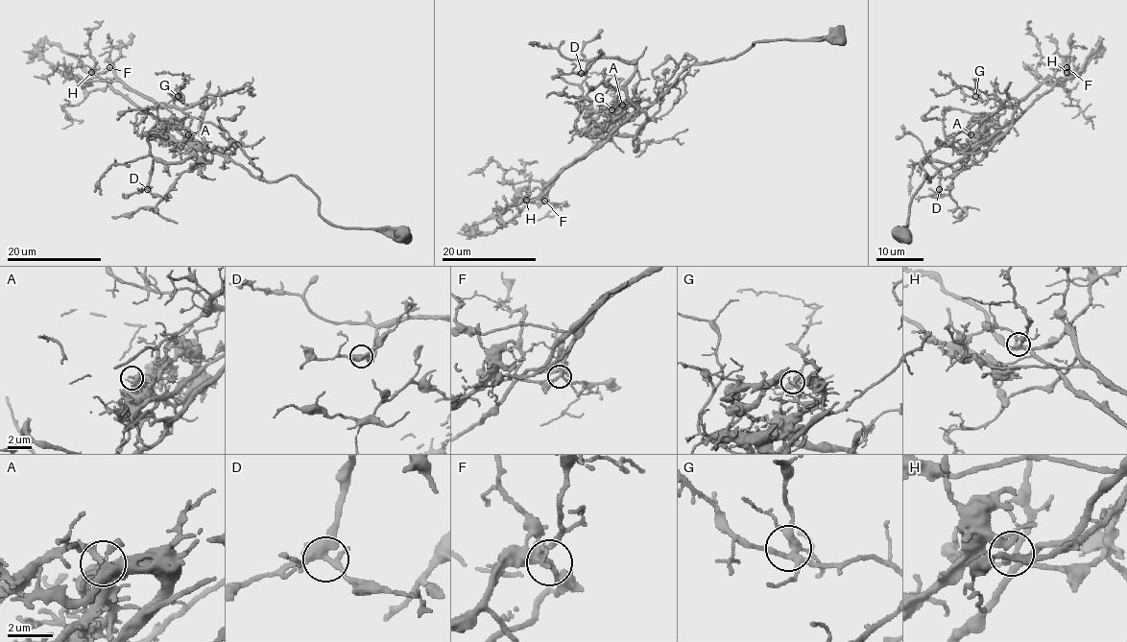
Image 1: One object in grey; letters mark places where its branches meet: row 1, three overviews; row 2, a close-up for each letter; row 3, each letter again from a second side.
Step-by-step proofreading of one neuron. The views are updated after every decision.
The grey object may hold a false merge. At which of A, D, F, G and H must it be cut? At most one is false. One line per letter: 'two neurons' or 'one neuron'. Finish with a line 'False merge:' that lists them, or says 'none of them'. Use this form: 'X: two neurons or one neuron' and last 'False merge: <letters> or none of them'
A: one neuron
D: one neuron
F: two neurons
G: one neuron
H: one neuron
False merge: F

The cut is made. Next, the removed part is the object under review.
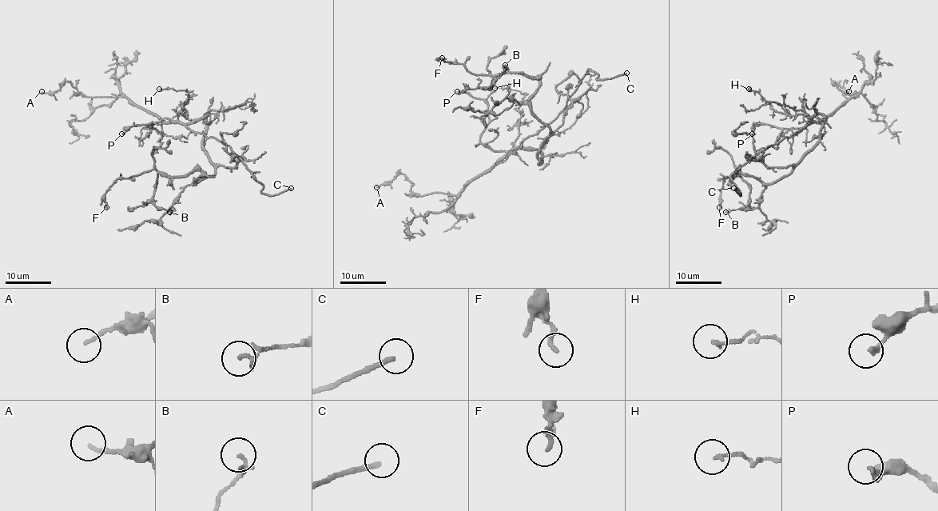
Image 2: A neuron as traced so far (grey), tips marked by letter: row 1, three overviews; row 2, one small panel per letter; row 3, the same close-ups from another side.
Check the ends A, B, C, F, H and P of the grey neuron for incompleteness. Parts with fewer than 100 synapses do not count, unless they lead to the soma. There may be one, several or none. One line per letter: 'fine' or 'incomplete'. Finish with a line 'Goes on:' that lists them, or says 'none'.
A: fine
B: fine
C: incomplete
F: fine
H: fine
P: fine
Goes on: C

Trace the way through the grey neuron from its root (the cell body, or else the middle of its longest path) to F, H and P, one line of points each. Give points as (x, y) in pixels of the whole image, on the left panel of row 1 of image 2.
F: (205, 135), (212, 175), (195, 183), (200, 170), (150, 169), (118, 178), (106, 207)
H: (205, 135), (206, 114), (187, 123), (177, 119), (185, 112), (182, 103), (189, 93), (159, 89)
P: (205, 135), (206, 114), (187, 123), (163, 117), (145, 128), (153, 128), (153, 125), (133, 125), (121, 133)

